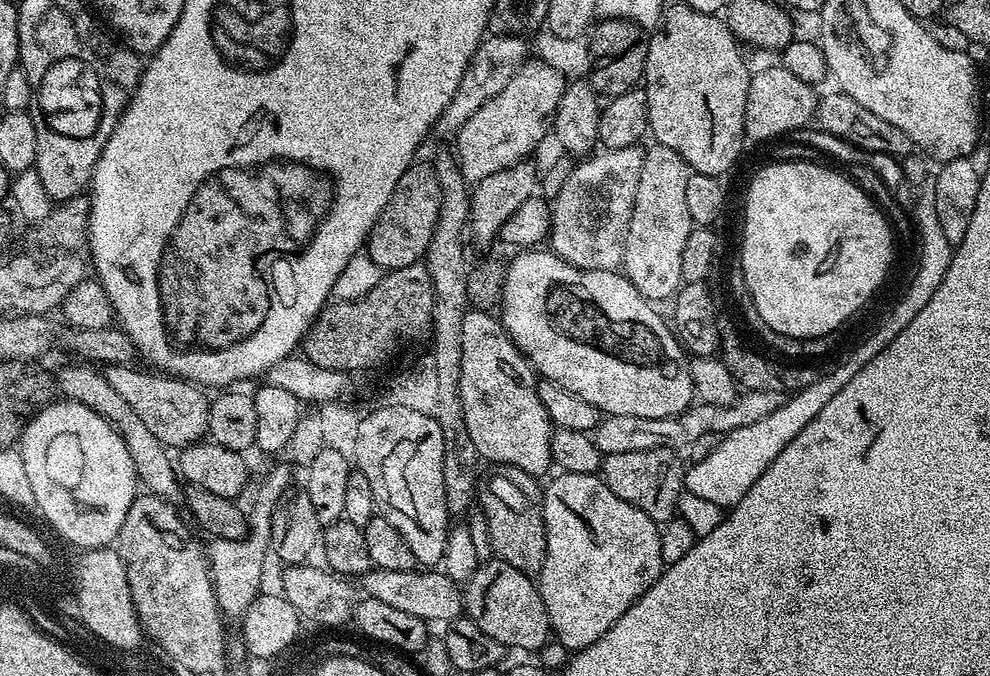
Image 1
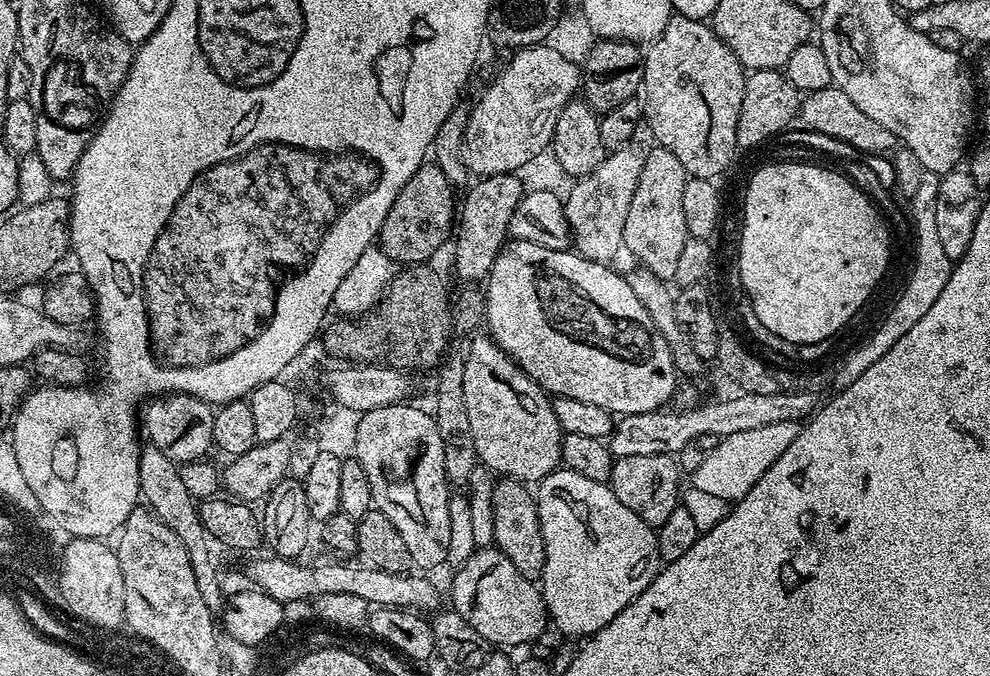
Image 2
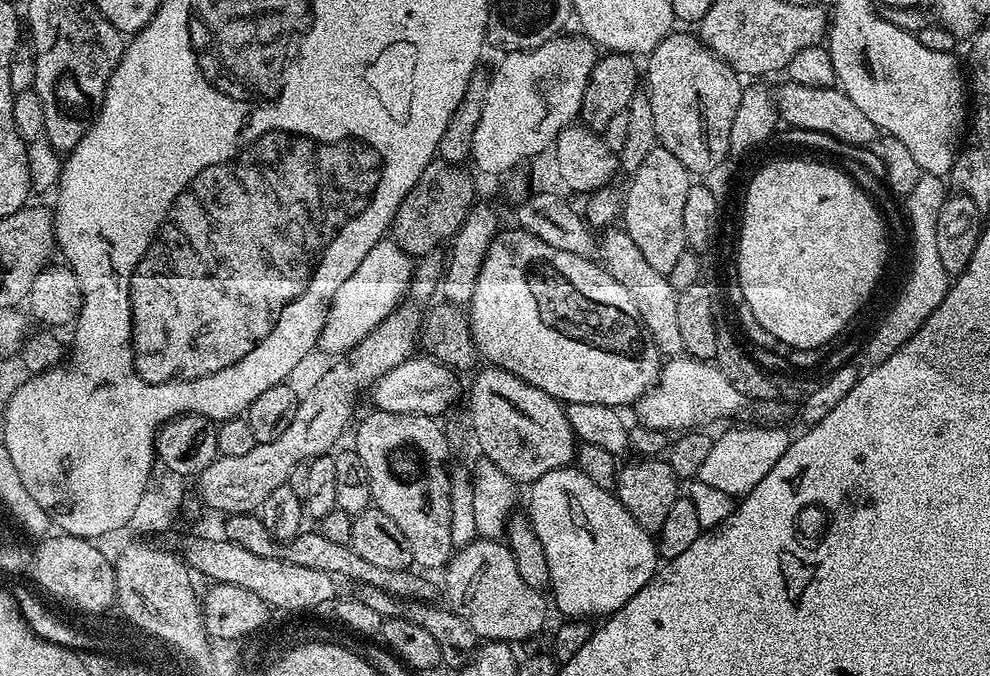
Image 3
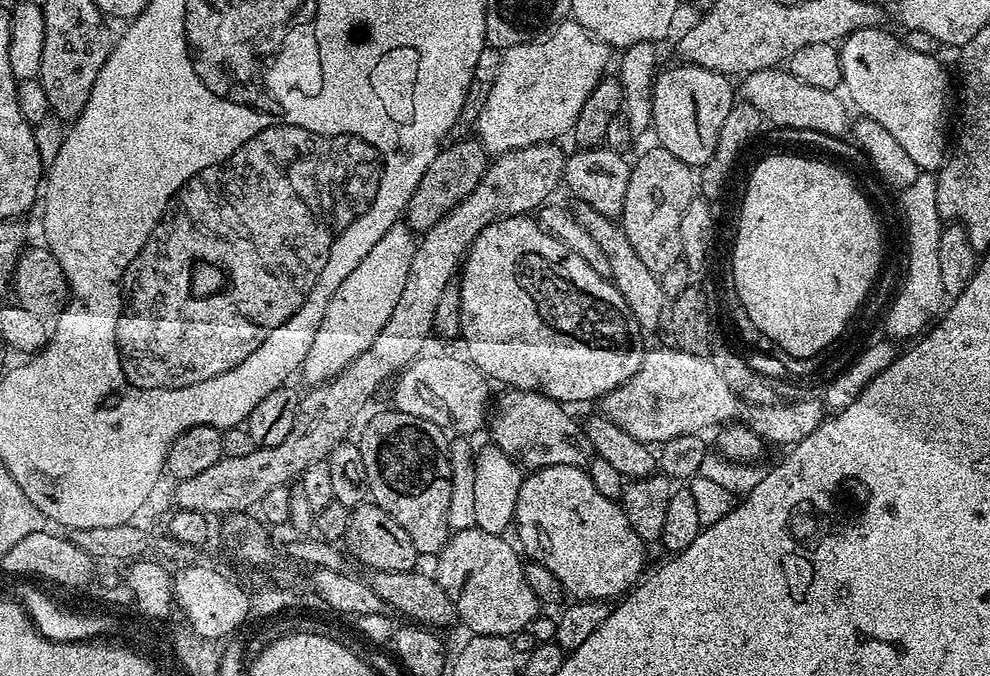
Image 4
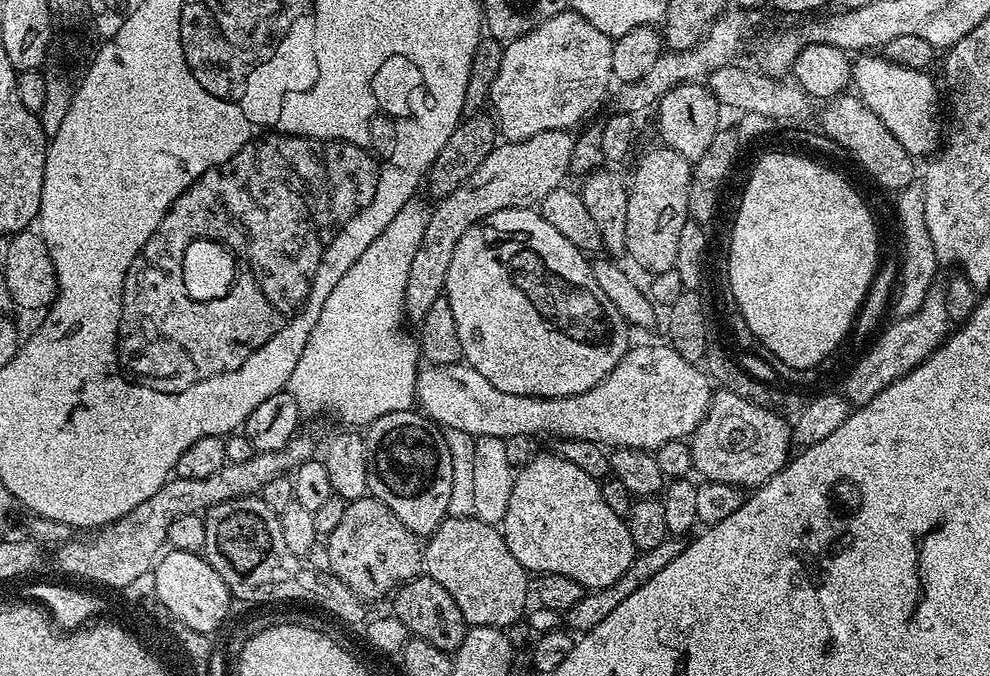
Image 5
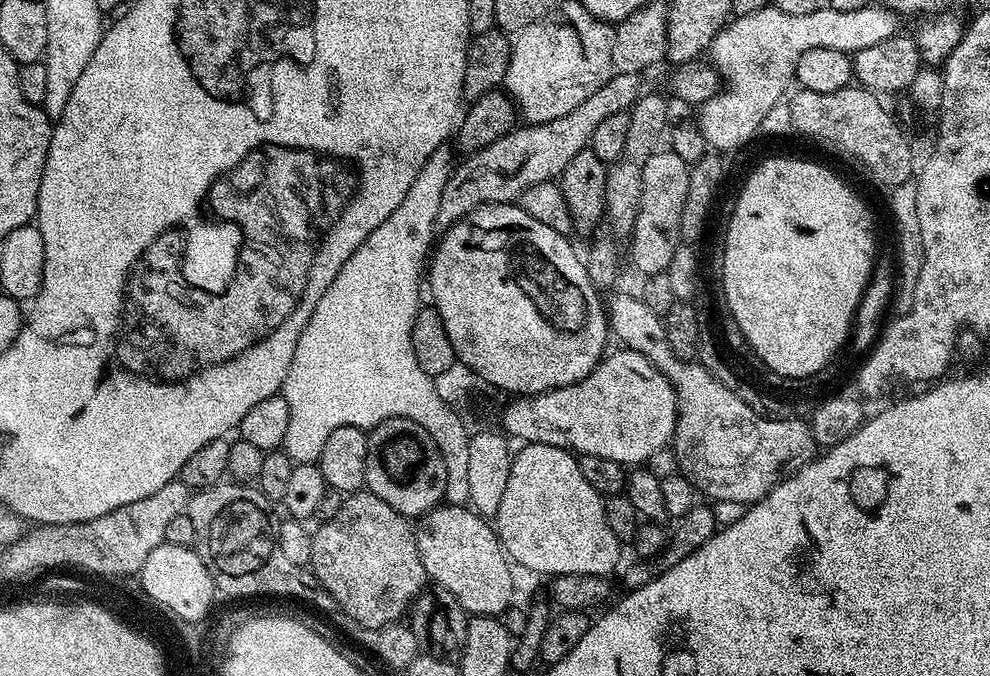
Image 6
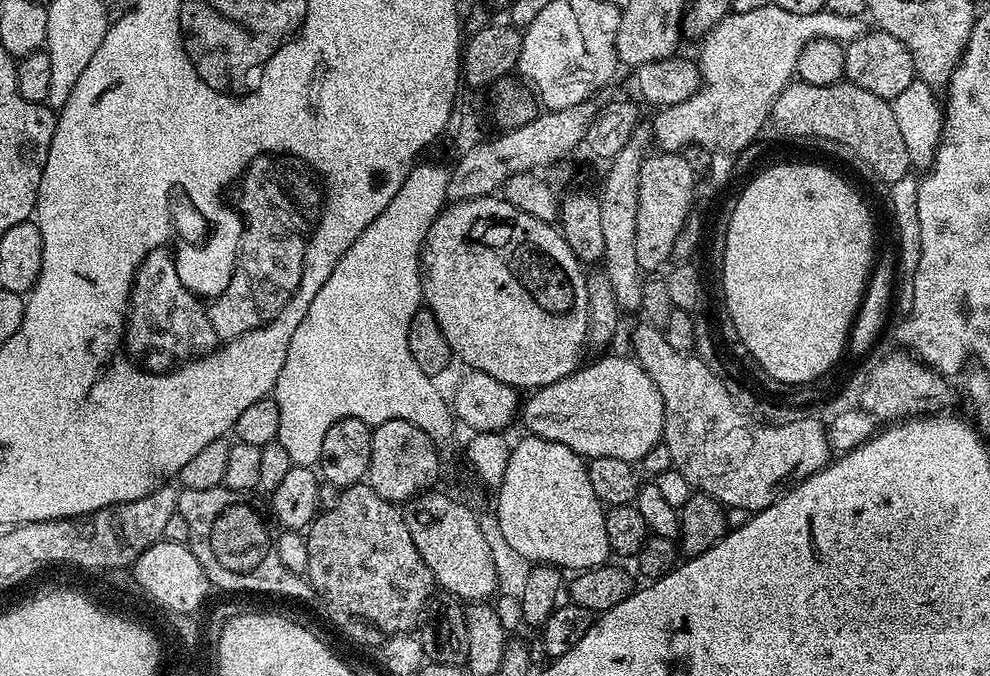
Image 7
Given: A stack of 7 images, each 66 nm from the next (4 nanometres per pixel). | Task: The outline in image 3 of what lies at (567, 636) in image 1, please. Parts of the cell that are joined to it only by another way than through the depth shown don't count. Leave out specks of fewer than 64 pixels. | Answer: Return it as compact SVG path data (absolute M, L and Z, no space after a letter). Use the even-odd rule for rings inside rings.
M575 466L567 468L559 468L558 470L550 470L550 474L542 474L542 478L538 478L527 489L528 492L528 509L526 515L528 521L532 523L532 535L535 540L542 546L542 550L546 554L546 562L550 570L550 596L554 601L554 608L561 612L564 618L593 618L592 616L607 617L613 612L617 612L626 602L630 602L630 598L634 598L634 594L638 594L638 590L642 590L642 586L646 586L652 577L658 571L658 553L657 541L654 539L653 533L647 532L642 526L638 526L638 522L634 522L634 518L626 510L626 506L622 506L622 502L609 489L602 486L594 486L594 482L590 482L590 478L586 478L586 474L582 474L580 469Z

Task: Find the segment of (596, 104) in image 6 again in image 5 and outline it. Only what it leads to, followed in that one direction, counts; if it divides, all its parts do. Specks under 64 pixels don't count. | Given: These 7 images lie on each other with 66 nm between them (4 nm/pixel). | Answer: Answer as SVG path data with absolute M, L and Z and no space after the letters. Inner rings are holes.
M732 10L727 14L719 16L714 23L708 27L708 35L703 36L700 41L690 50L681 52L661 51L660 57L650 66L648 73L638 78L633 84L620 84L616 92L616 112L627 112L637 114L644 112L648 107L659 105L665 94L679 89L687 80L698 80L708 77L714 70L722 70L722 66L733 63L737 59L740 47L744 44L744 35L752 28L752 20L747 11ZM546 130L542 134L534 134L534 138L497 143L485 161L456 190L443 197L437 203L440 204L437 208L431 209L426 234L422 234L422 242L418 242L418 250L414 253L414 262L410 262L404 295L404 310L409 321L423 320L426 310L430 310L430 306L434 306L434 302L442 295L454 246L458 246L458 238L466 234L468 227L503 208L532 208L539 205L552 190L565 183L564 175L569 175L570 158L575 145L576 136L568 130Z

